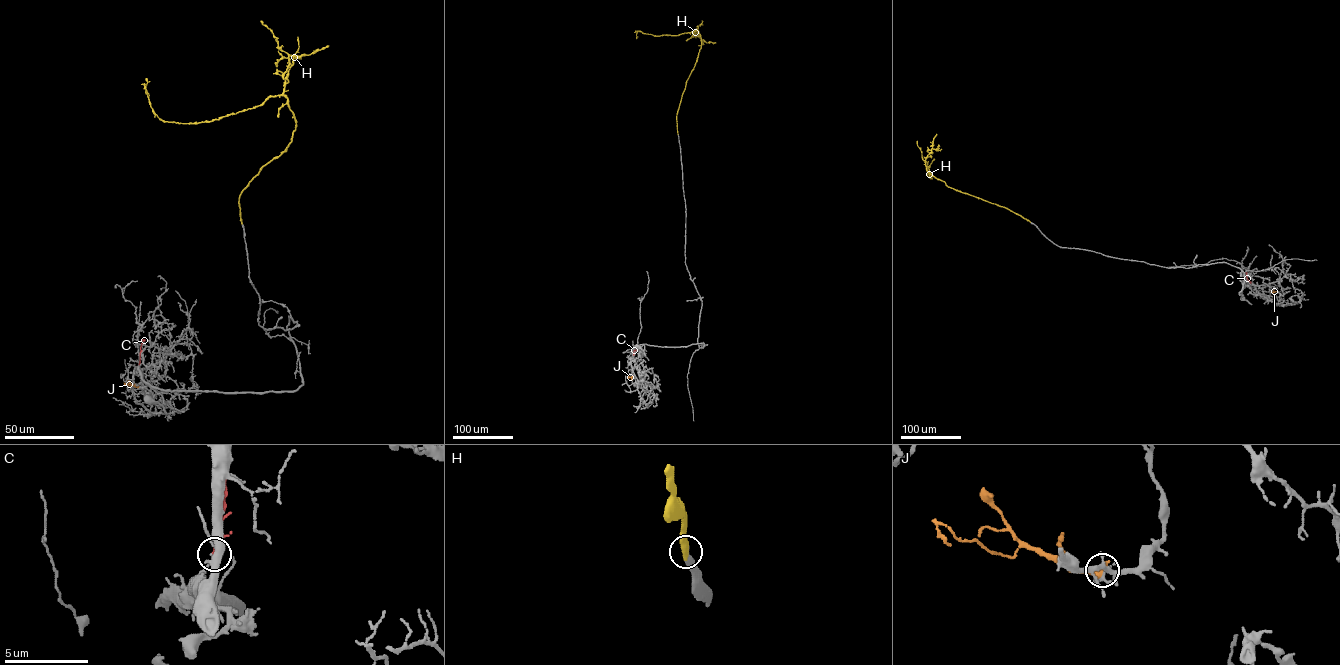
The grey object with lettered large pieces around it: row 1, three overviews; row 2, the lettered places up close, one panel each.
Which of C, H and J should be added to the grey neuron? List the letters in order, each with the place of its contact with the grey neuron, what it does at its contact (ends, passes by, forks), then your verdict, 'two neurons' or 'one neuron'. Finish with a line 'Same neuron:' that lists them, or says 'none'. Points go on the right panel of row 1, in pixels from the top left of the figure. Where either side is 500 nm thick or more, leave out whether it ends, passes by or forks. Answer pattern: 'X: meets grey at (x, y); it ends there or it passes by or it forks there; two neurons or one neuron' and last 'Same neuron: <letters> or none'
C: meets grey at (1250, 283); it ends there; two neurons
H: meets grey at (1030, 222); it ends there; one neuron
J: meets grey at (1272, 293); it ends there; two neurons
Same neuron: H

